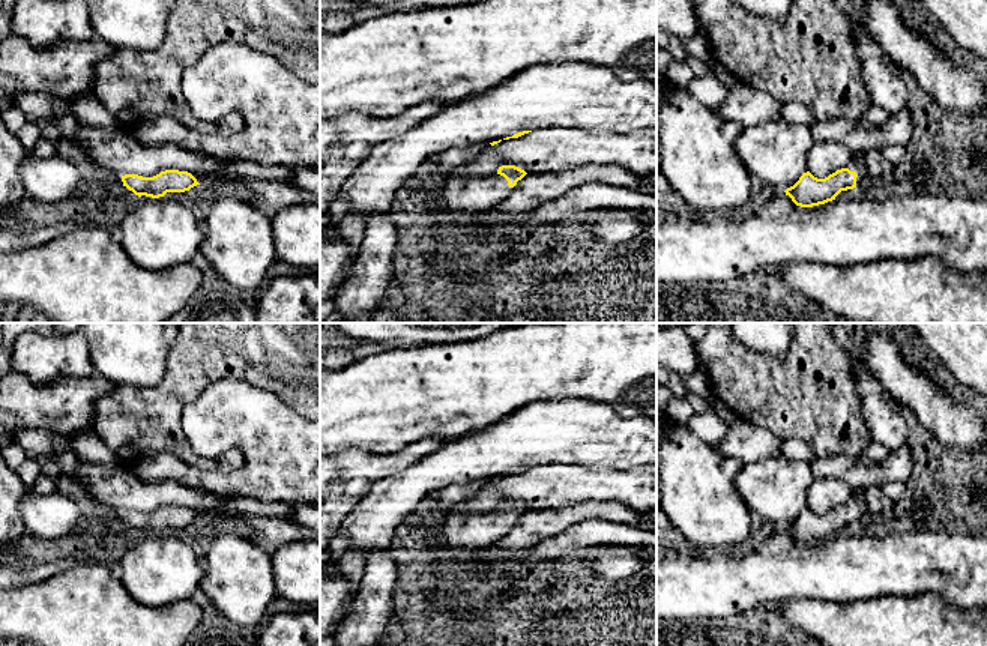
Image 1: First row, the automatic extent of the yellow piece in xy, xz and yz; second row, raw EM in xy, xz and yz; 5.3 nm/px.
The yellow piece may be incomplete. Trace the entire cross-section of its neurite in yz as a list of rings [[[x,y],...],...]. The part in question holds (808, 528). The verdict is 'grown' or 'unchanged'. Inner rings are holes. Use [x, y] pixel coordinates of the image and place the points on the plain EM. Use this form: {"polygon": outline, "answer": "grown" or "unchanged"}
{"polygon": [[[856,488],[846,505],[837,506],[825,515],[817,515],[807,508],[784,529],[796,542],[813,544],[835,536],[841,527],[865,521],[864,488]]], "answer": "grown"}

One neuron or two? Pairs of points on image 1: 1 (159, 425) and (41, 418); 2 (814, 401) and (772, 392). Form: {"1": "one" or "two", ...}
{"1": "two", "2": "one"}

